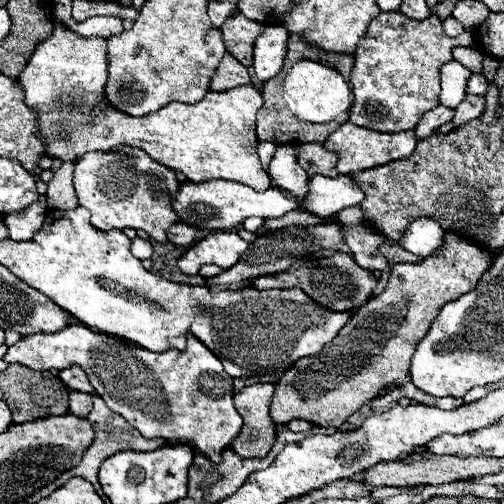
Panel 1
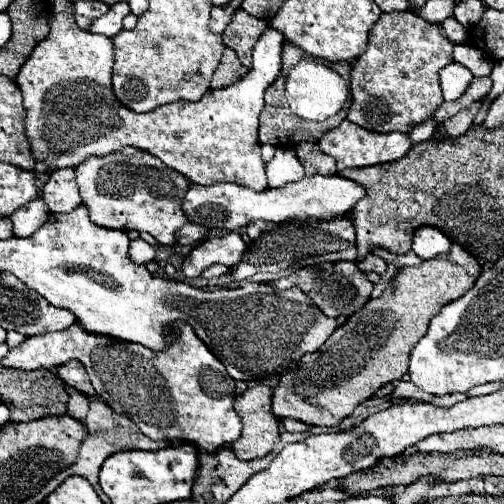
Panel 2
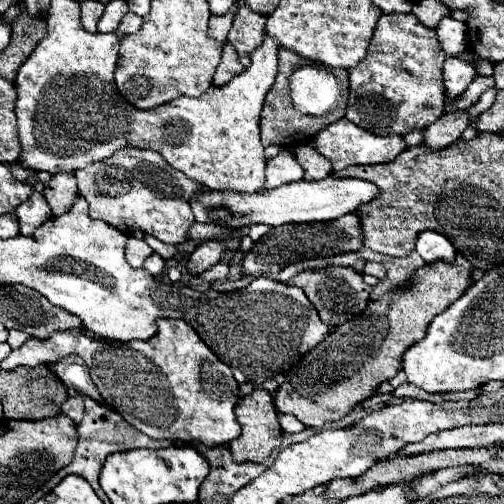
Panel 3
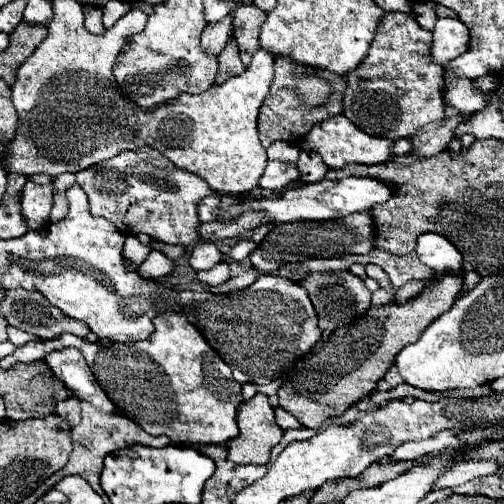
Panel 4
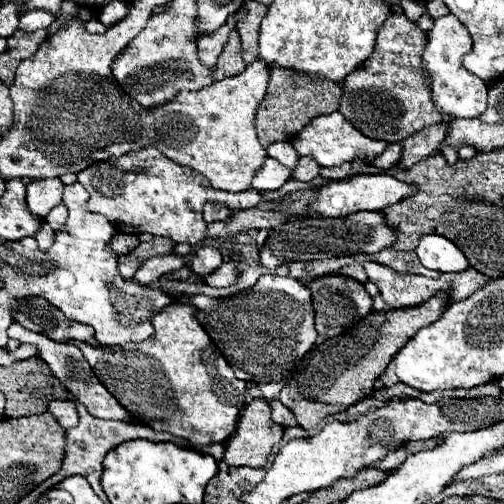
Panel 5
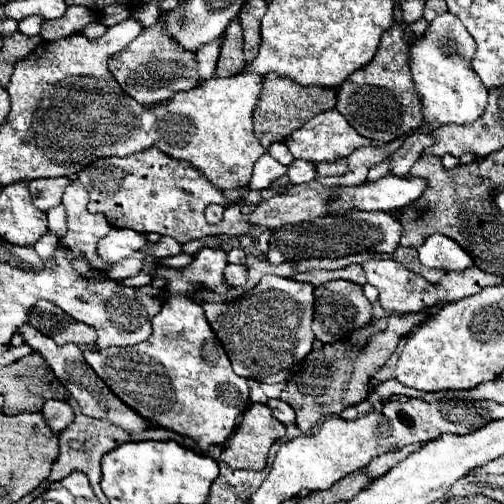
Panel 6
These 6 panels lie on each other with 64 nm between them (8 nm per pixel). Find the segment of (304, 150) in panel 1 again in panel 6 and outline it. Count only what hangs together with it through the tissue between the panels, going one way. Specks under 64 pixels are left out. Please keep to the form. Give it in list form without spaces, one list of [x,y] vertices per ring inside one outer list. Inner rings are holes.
[[[294,160],[290,166],[290,182],[302,184],[316,178],[316,164],[308,160]]]

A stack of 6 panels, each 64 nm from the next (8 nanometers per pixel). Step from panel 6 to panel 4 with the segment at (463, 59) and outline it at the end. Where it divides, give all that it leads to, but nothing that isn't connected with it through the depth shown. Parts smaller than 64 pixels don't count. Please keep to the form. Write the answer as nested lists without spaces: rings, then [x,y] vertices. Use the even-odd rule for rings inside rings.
[[[438,18],[434,28],[434,44],[432,44],[432,60],[442,64],[446,70],[446,64],[464,54],[468,50],[468,28],[458,18]],[[444,72],[444,90],[442,96],[446,104],[458,108],[460,114],[470,116],[480,112],[484,104],[484,94],[472,86],[472,80],[456,80],[456,76]]]

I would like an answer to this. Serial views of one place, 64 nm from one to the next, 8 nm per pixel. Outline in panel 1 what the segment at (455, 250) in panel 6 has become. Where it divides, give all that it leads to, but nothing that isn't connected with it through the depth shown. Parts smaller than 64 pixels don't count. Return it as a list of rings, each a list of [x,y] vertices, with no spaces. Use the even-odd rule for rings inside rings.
[[[428,216],[416,218],[410,222],[408,230],[402,234],[400,246],[406,252],[416,254],[418,258],[426,258],[434,250],[440,248],[442,234],[444,234],[444,230],[440,228],[440,224],[434,218],[428,218]]]

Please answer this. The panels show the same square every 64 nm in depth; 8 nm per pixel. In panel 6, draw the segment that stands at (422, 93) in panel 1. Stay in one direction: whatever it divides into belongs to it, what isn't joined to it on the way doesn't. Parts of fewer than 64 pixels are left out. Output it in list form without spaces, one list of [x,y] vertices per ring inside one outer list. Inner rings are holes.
[[[392,22],[392,26],[382,34],[380,48],[374,58],[344,80],[338,88],[336,110],[356,128],[358,134],[378,142],[388,144],[396,138],[412,134],[416,128],[426,126],[422,116],[422,100],[416,96],[416,86],[410,72],[410,46],[416,36],[408,34],[406,24]]]

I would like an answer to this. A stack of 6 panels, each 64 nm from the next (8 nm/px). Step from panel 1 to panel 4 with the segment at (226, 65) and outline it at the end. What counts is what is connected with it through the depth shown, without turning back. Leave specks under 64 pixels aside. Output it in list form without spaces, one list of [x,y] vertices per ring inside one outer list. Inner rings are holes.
[[[228,40],[226,48],[218,56],[218,64],[220,66],[218,66],[218,74],[216,74],[216,84],[224,84],[224,80],[228,80],[228,78],[238,76],[238,74],[244,72],[244,64],[240,62],[236,42]]]

